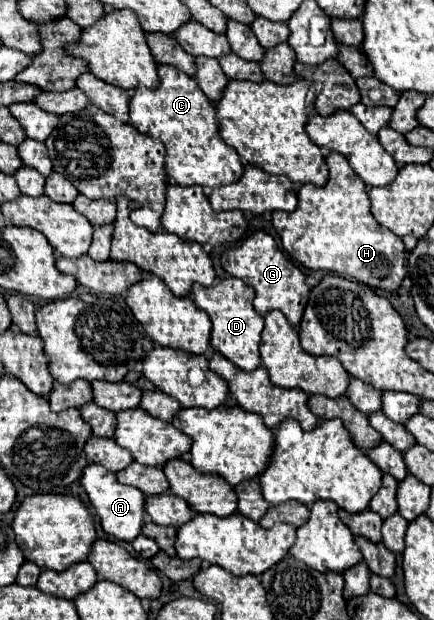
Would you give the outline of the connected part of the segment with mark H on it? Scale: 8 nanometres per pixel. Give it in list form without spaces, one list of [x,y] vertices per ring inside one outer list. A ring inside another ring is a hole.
[[[339,152],[325,156],[329,180],[325,186],[303,184],[299,204],[293,212],[273,212],[273,226],[289,258],[311,270],[329,270],[343,278],[357,280],[371,288],[393,292],[405,276],[405,246],[397,234],[383,228],[369,212],[365,182],[353,172],[347,158]]]

